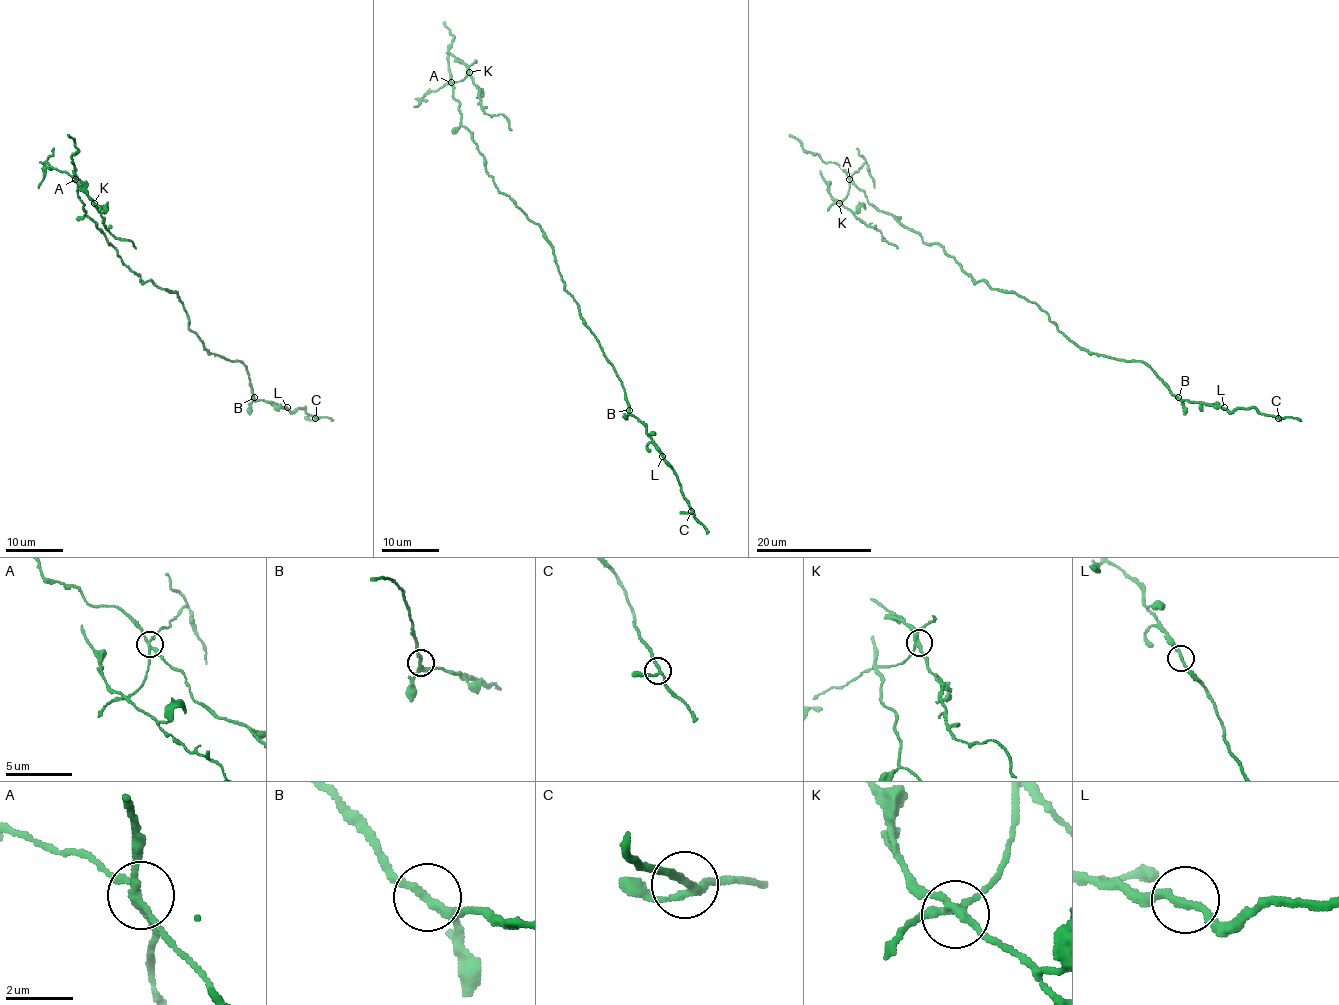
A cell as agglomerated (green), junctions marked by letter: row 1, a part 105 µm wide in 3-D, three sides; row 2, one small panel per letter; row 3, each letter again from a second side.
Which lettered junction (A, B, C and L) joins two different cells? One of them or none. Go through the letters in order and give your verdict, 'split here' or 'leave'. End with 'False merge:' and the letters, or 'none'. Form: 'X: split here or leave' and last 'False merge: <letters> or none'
A: split here
B: leave
C: leave
L: leave
False merge: A

